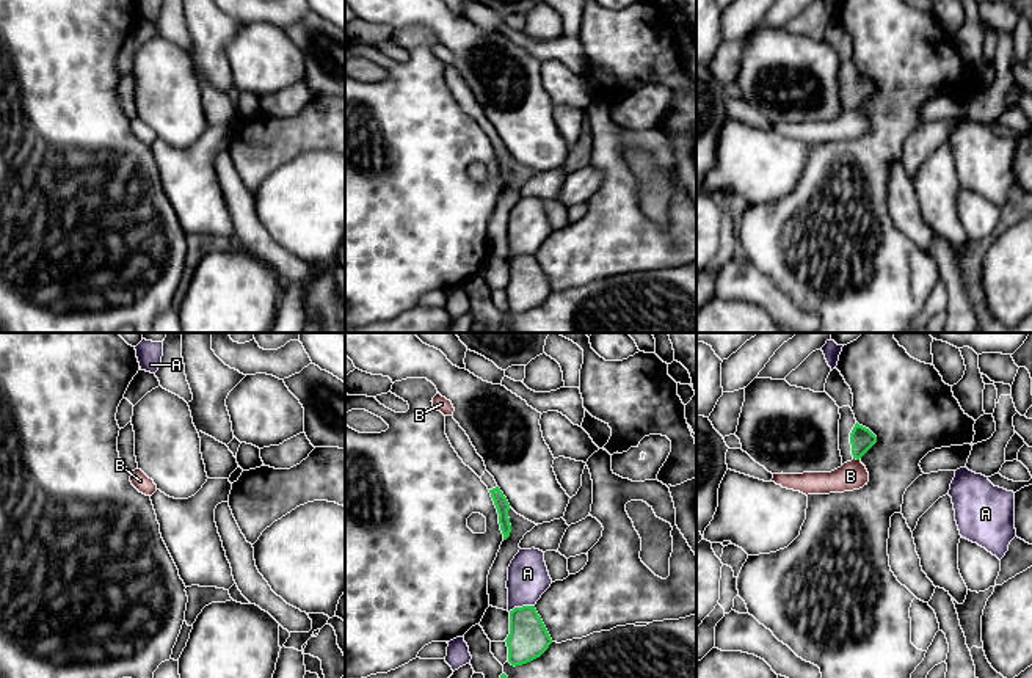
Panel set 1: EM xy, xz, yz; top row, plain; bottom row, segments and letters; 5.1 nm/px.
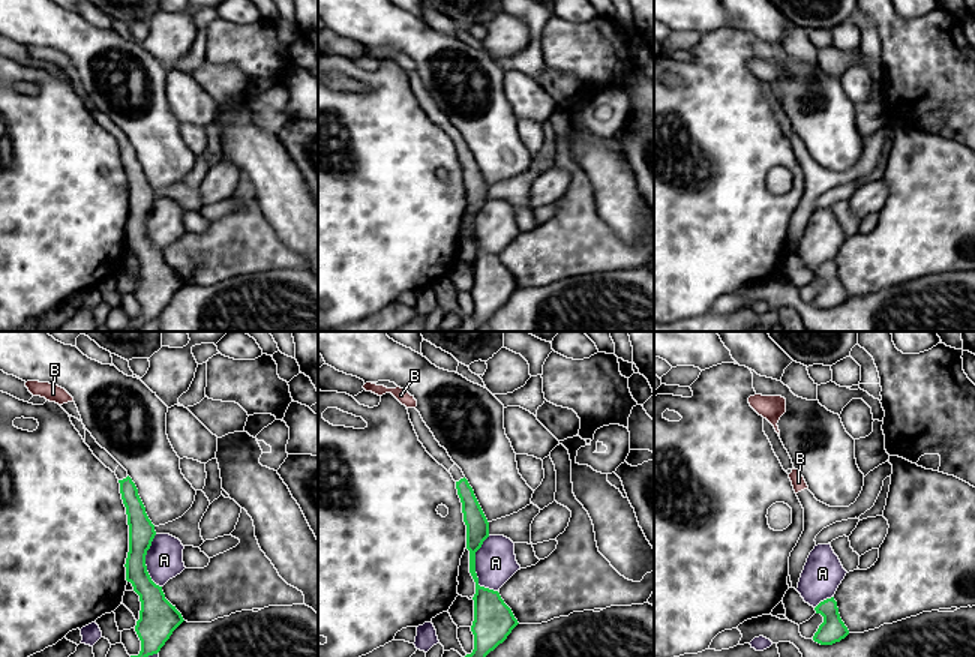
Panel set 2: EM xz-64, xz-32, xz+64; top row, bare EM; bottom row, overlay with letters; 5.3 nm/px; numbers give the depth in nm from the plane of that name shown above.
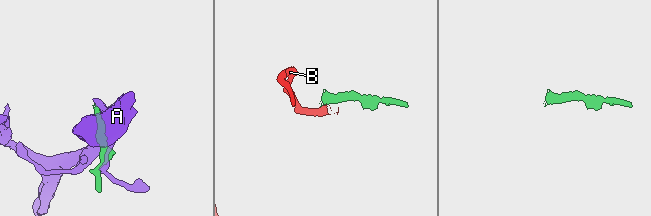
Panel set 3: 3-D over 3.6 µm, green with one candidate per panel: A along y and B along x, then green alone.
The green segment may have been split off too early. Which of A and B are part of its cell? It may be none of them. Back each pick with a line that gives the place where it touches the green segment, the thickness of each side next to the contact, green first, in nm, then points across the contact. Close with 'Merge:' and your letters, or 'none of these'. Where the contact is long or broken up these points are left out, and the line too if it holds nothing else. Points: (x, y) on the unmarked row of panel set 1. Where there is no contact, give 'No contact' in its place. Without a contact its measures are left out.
Merge: none of these

